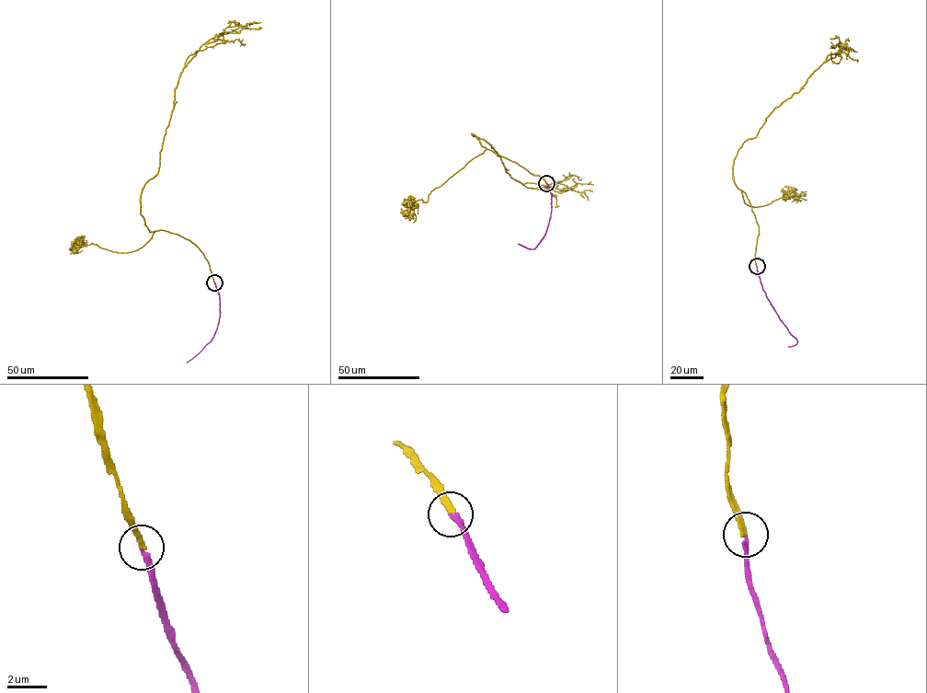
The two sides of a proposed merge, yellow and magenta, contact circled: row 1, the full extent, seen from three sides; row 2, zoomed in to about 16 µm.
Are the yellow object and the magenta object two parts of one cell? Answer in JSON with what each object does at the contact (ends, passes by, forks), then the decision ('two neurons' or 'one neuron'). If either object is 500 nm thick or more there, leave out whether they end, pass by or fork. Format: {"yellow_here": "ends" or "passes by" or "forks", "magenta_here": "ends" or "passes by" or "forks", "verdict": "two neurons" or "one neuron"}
{"yellow_here": "ends", "magenta_here": "ends", "verdict": "one neuron"}

